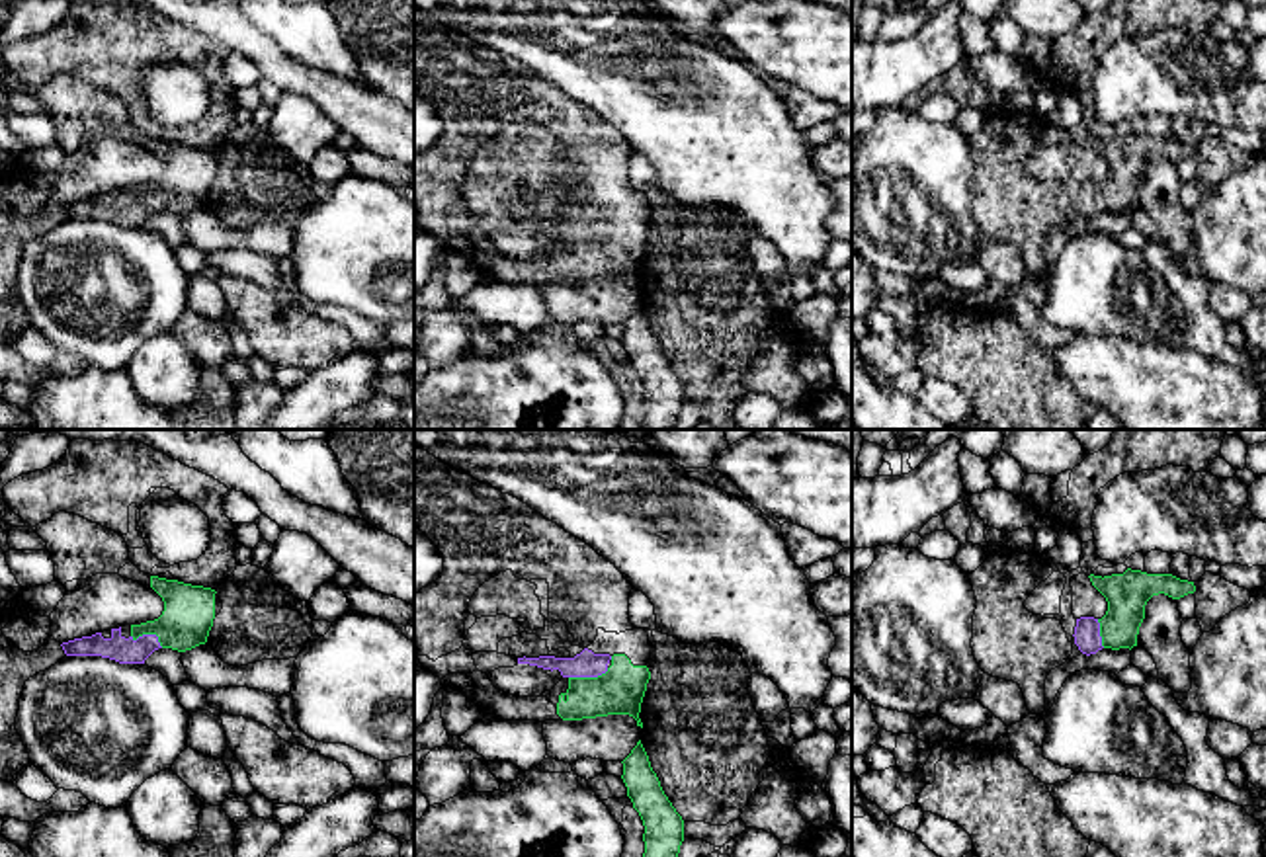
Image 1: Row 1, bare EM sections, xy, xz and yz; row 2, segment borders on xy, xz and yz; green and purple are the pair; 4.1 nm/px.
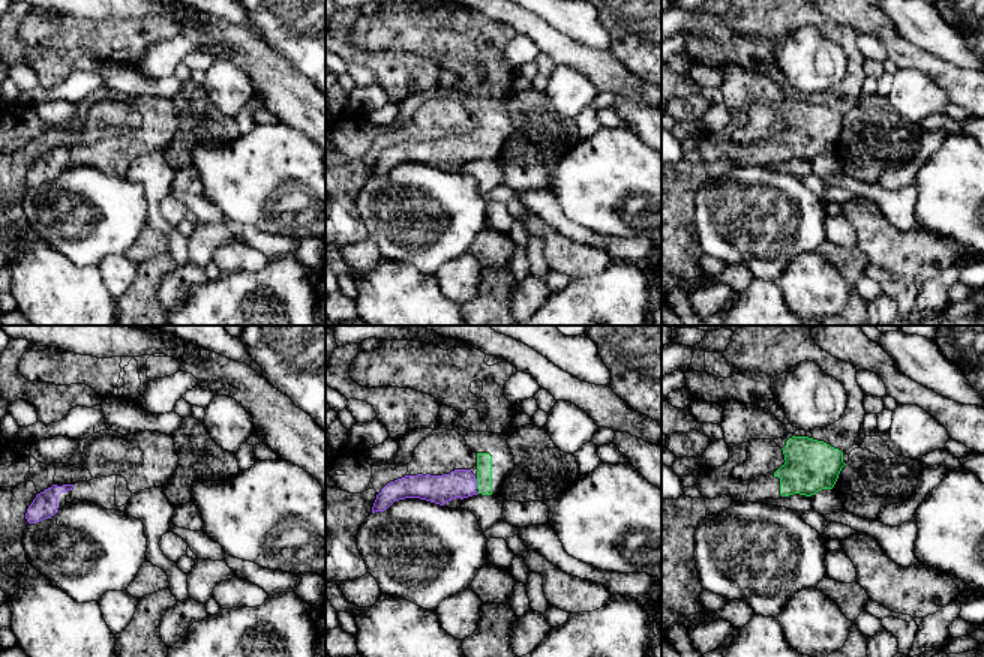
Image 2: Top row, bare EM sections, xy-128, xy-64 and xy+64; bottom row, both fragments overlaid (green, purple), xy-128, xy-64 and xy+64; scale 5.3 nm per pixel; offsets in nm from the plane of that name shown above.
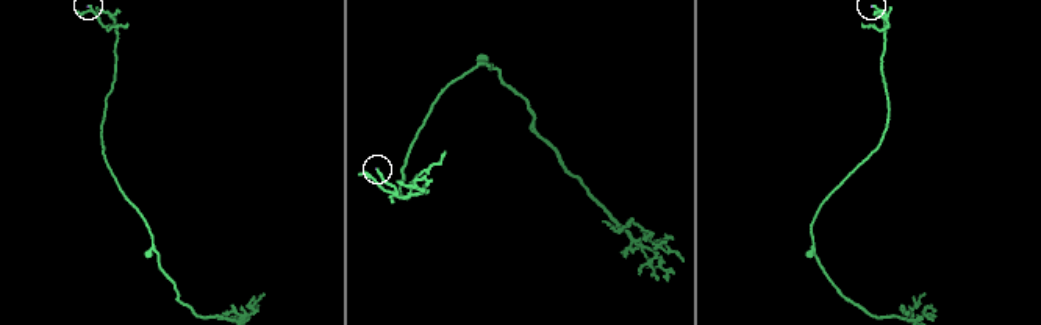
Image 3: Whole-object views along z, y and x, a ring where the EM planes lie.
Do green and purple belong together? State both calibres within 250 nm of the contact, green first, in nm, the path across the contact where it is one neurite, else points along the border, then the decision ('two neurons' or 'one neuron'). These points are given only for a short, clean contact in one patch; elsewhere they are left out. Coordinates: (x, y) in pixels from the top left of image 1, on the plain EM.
190 nm thick on the green side, 110 nm on the other; runs through xz (622, 250), (598, 250), (589, 241), (587, 227); one neuron

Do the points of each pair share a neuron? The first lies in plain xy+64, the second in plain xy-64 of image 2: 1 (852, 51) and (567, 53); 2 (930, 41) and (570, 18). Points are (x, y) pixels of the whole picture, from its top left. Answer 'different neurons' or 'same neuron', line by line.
1: different neurons
2: same neuron

